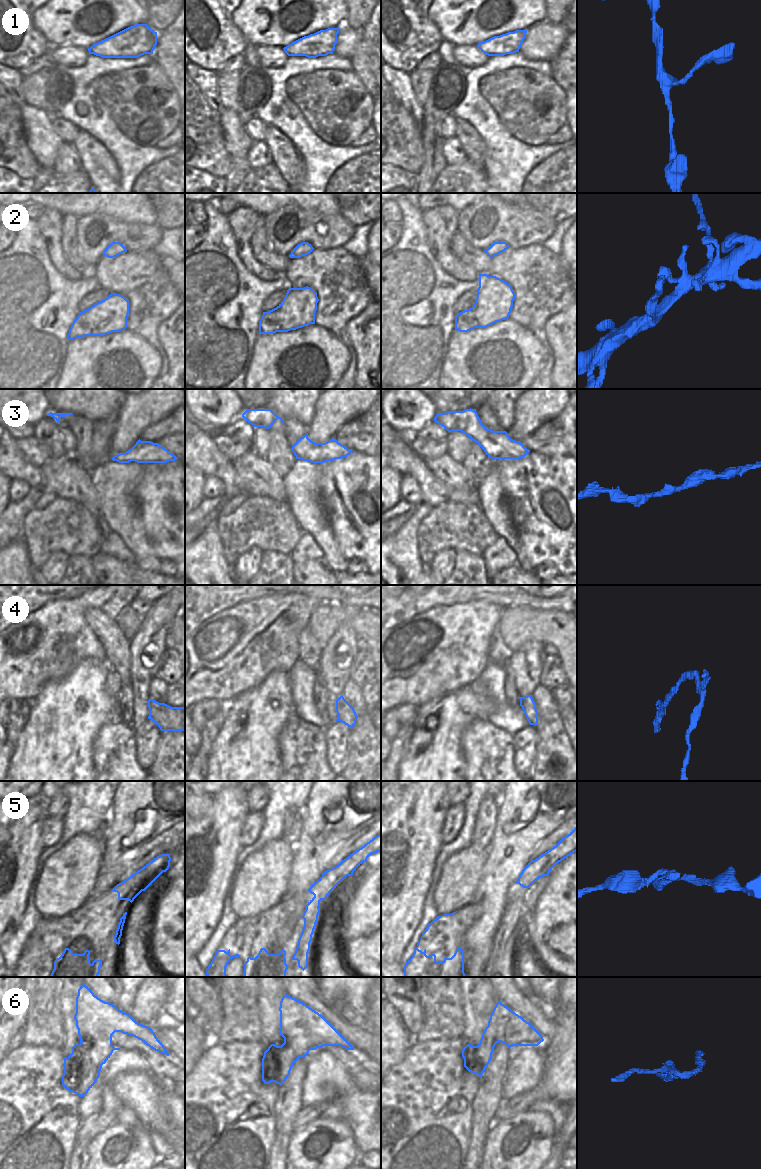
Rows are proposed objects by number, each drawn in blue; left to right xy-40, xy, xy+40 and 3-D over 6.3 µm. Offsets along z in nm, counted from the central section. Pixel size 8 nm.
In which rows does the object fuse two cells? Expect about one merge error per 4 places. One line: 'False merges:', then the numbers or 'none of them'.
False merges: 6

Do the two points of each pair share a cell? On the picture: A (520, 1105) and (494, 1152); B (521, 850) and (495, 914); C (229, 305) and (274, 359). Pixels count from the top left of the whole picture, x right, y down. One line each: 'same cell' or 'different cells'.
A: different cells
B: same cell
C: different cells

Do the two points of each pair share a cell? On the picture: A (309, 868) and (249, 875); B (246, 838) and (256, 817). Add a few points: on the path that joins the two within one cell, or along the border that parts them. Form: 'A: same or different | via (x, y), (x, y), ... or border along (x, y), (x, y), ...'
A: different | border along (294, 847), (287, 891)
B: same | via (249, 833), (254, 822)

